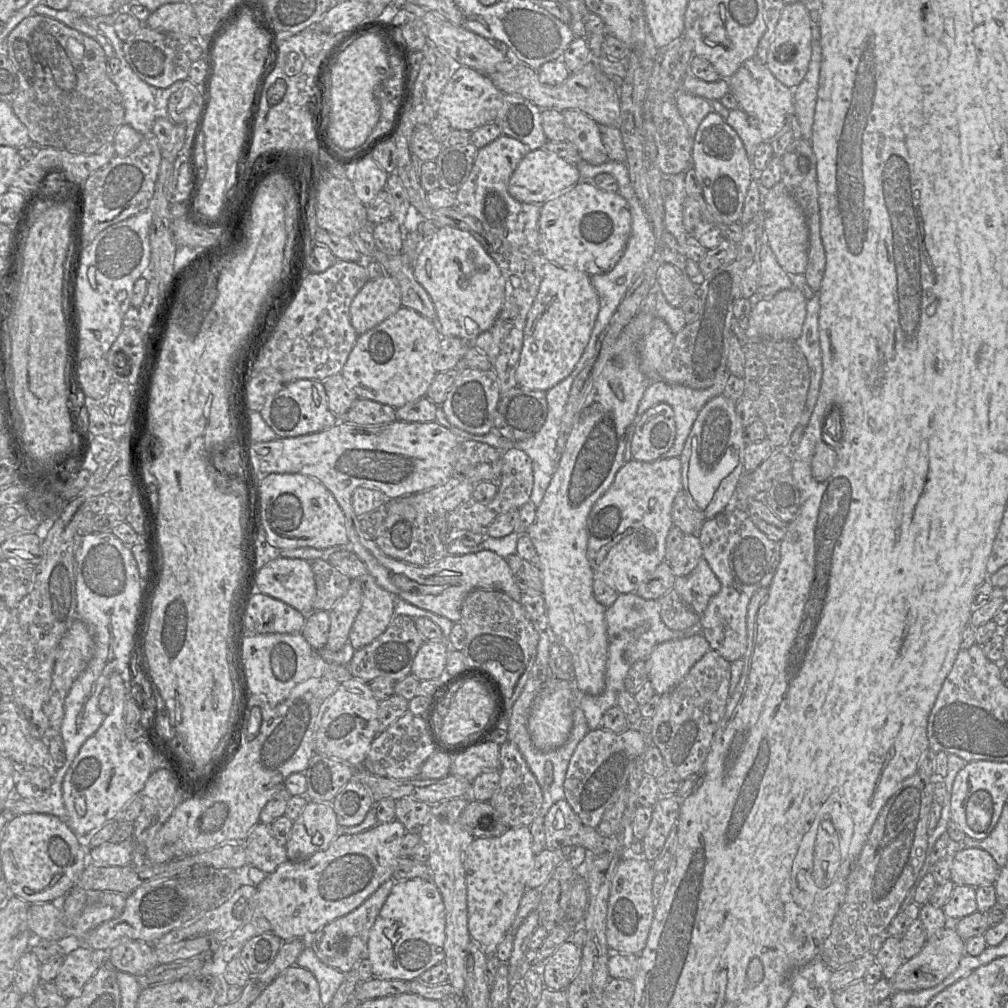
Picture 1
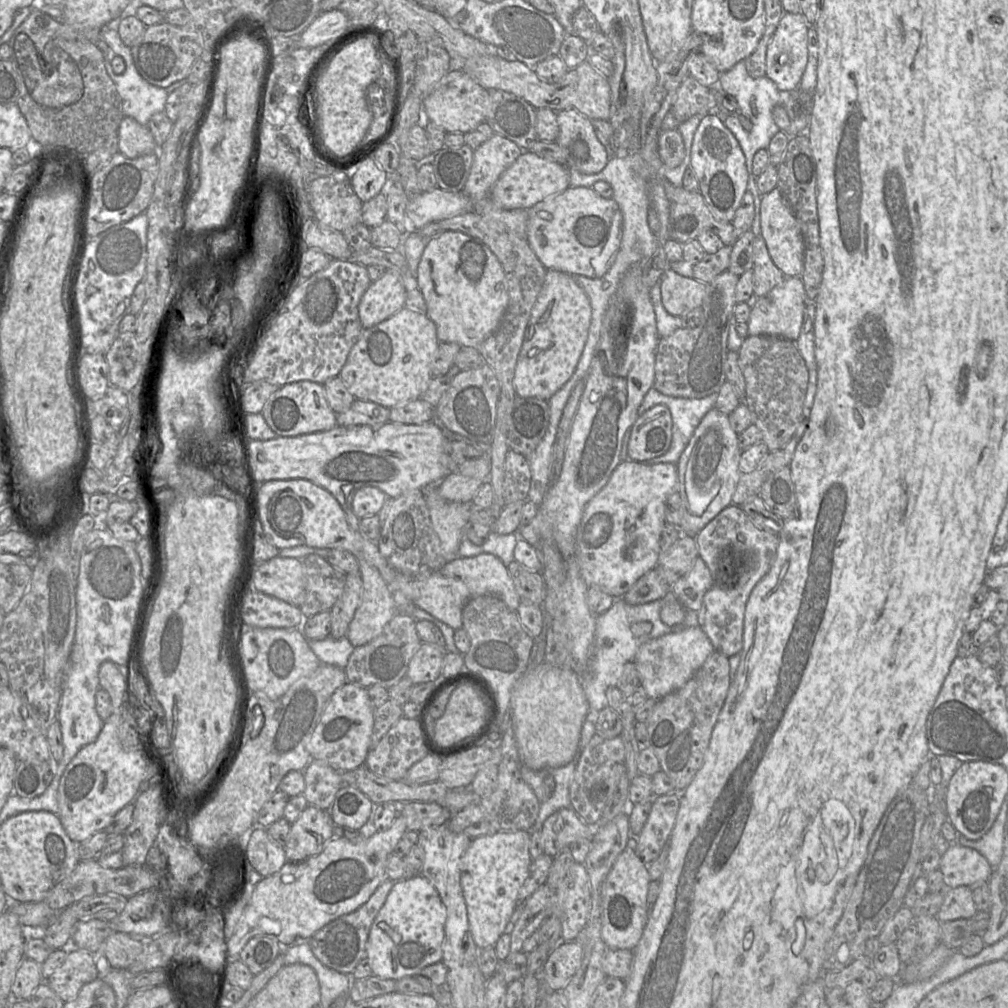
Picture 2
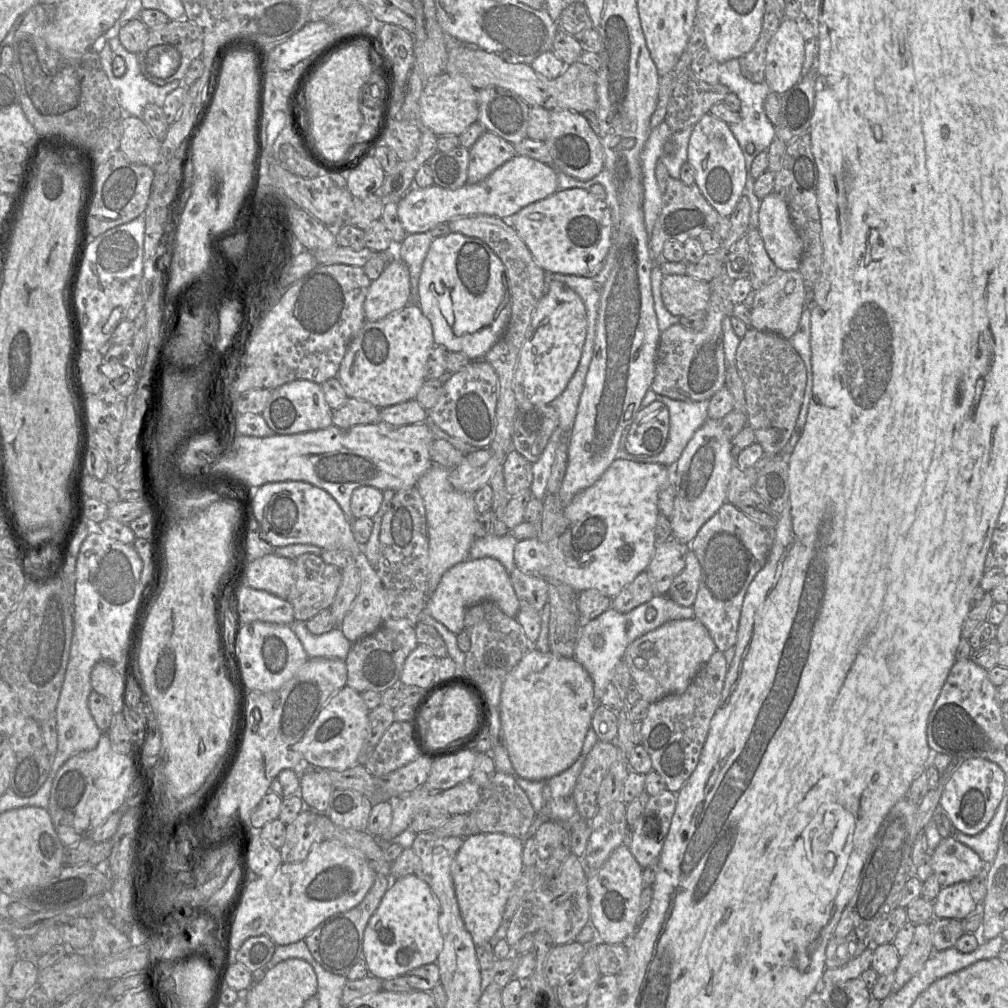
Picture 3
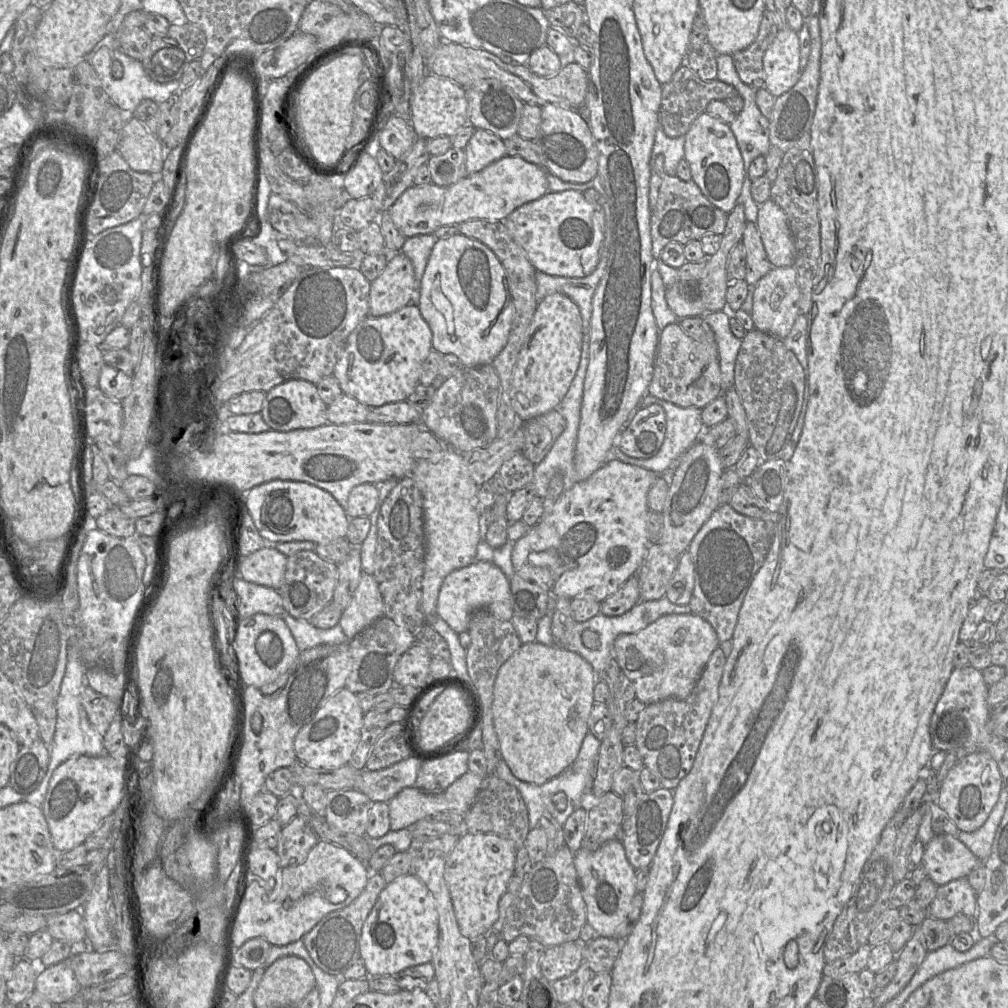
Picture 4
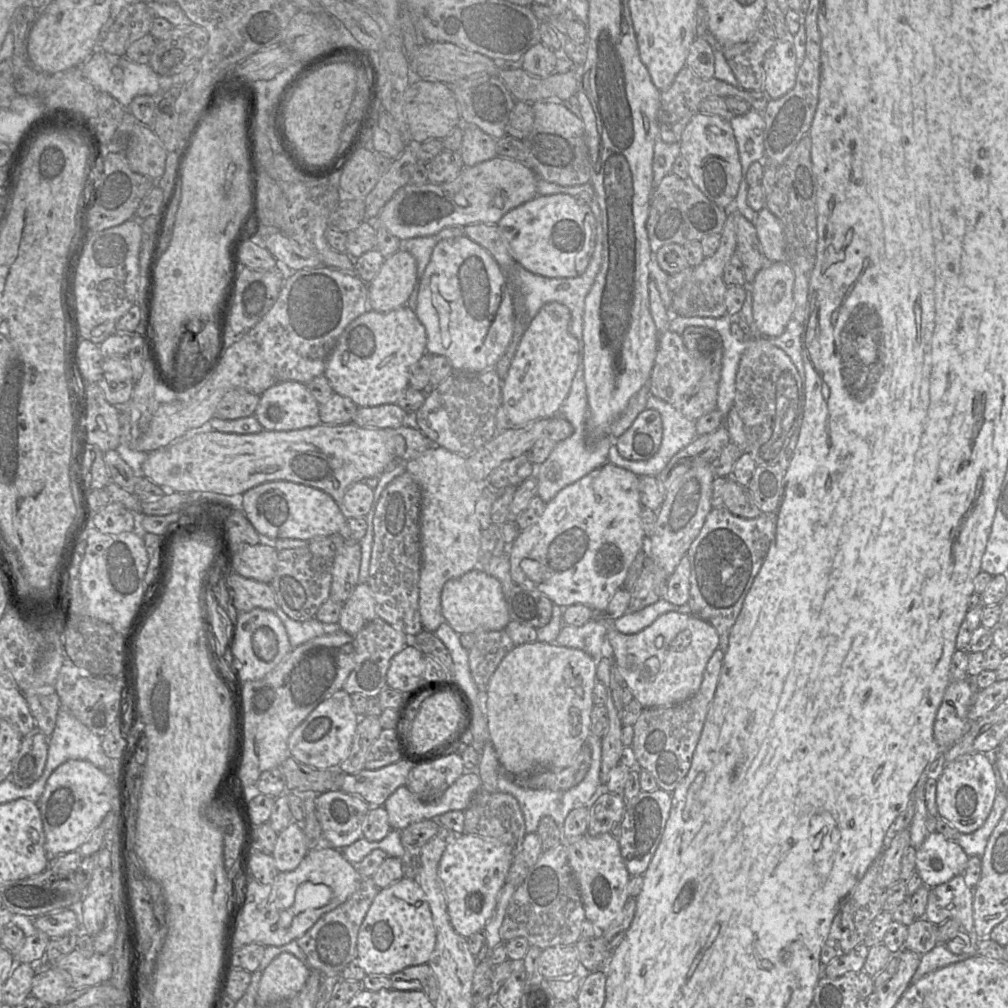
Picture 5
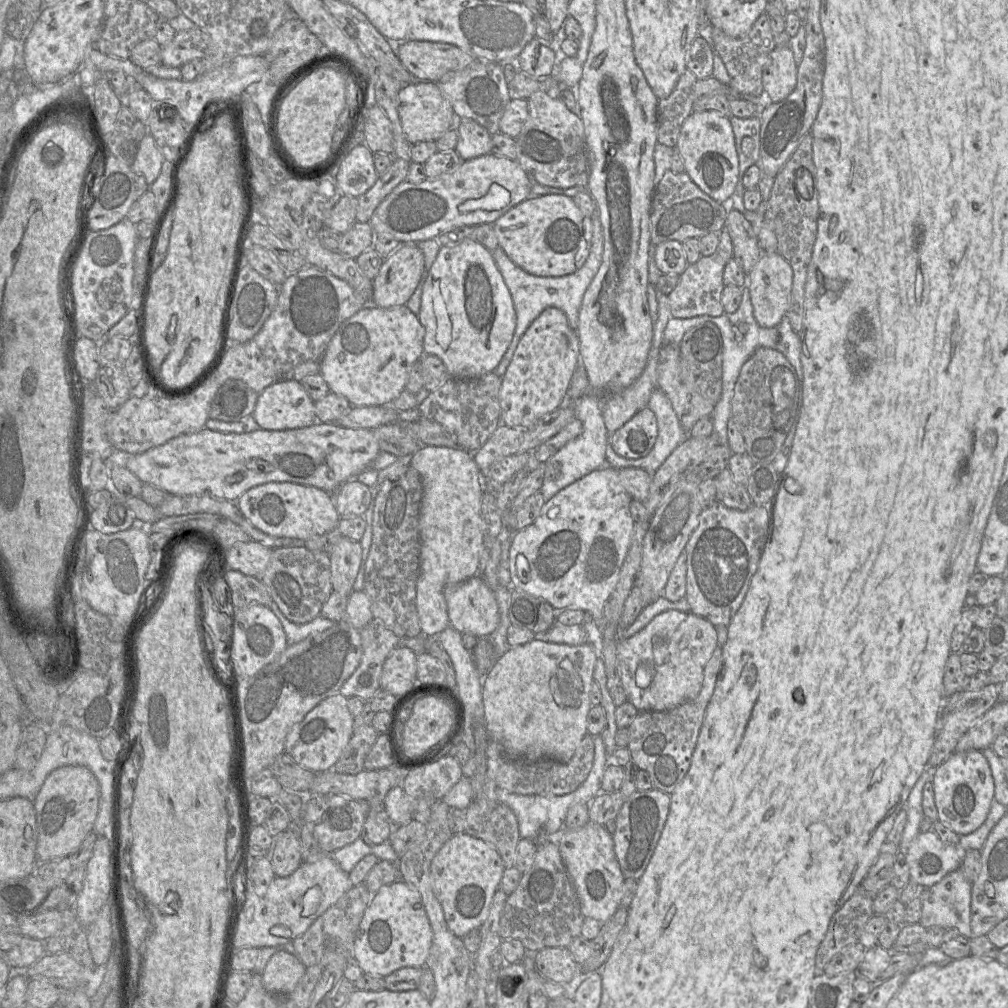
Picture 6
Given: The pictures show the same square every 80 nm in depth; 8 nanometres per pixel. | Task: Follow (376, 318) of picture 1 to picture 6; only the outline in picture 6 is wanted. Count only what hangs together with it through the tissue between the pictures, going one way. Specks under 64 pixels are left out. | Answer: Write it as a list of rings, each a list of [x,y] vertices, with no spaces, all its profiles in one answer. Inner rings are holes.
[[[417,242],[401,243],[400,246],[384,259],[373,281],[372,304],[383,309],[402,306],[407,303],[416,290],[424,269],[424,255]]]

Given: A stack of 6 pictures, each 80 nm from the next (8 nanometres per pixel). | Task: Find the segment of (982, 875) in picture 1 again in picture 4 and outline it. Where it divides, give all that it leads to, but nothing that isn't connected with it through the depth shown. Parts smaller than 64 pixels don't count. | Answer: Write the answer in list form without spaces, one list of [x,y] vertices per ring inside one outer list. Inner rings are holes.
[[[935,834],[925,845],[922,857],[928,877],[938,886],[967,878],[982,863],[957,836]]]

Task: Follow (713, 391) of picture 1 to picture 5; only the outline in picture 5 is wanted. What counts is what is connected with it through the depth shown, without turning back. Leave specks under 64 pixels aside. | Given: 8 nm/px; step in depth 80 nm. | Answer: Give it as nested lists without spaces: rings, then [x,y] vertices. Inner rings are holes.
[[[649,395],[646,407],[657,410],[661,416],[662,440],[658,451],[647,460],[632,461],[623,458],[613,442],[609,448],[608,462],[637,476],[657,476],[676,453],[698,436],[695,425],[697,420],[686,418],[676,408],[654,395]]]

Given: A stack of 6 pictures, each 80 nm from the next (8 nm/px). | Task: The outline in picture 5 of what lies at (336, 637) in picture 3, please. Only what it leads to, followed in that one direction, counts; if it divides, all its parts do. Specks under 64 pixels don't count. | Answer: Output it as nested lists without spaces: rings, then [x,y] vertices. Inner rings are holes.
[[[279,606],[275,609],[275,614],[283,622],[292,648],[300,646],[315,637],[341,631],[338,622],[326,624],[316,618],[311,618],[306,621],[293,620]]]

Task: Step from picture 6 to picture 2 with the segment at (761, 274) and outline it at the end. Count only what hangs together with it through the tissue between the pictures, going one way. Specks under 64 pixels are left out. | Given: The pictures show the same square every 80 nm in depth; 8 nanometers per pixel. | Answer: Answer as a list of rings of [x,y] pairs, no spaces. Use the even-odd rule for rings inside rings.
[[[786,277],[784,281],[767,294],[758,297],[751,308],[748,320],[748,334],[752,336],[769,335],[795,341],[801,331],[804,310],[807,305],[806,291],[801,277]]]

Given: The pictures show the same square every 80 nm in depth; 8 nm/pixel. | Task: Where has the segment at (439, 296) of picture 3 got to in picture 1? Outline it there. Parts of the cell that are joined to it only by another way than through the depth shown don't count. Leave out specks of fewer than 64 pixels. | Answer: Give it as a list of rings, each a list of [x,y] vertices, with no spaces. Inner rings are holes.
[[[444,226],[438,228],[438,230],[432,235],[429,239],[423,239],[423,244],[419,249],[414,261],[413,261],[413,273],[416,280],[424,287],[424,289],[429,294],[437,313],[437,325],[439,328],[439,332],[442,337],[457,337],[460,338],[470,344],[474,342],[476,337],[481,334],[482,332],[489,329],[494,321],[496,320],[497,316],[500,313],[503,301],[504,301],[504,281],[501,274],[501,271],[495,262],[495,260],[489,255],[489,253],[484,249],[482,244],[474,238],[469,232],[454,228],[451,226]],[[464,280],[468,280],[467,287],[462,287],[462,283]]]

